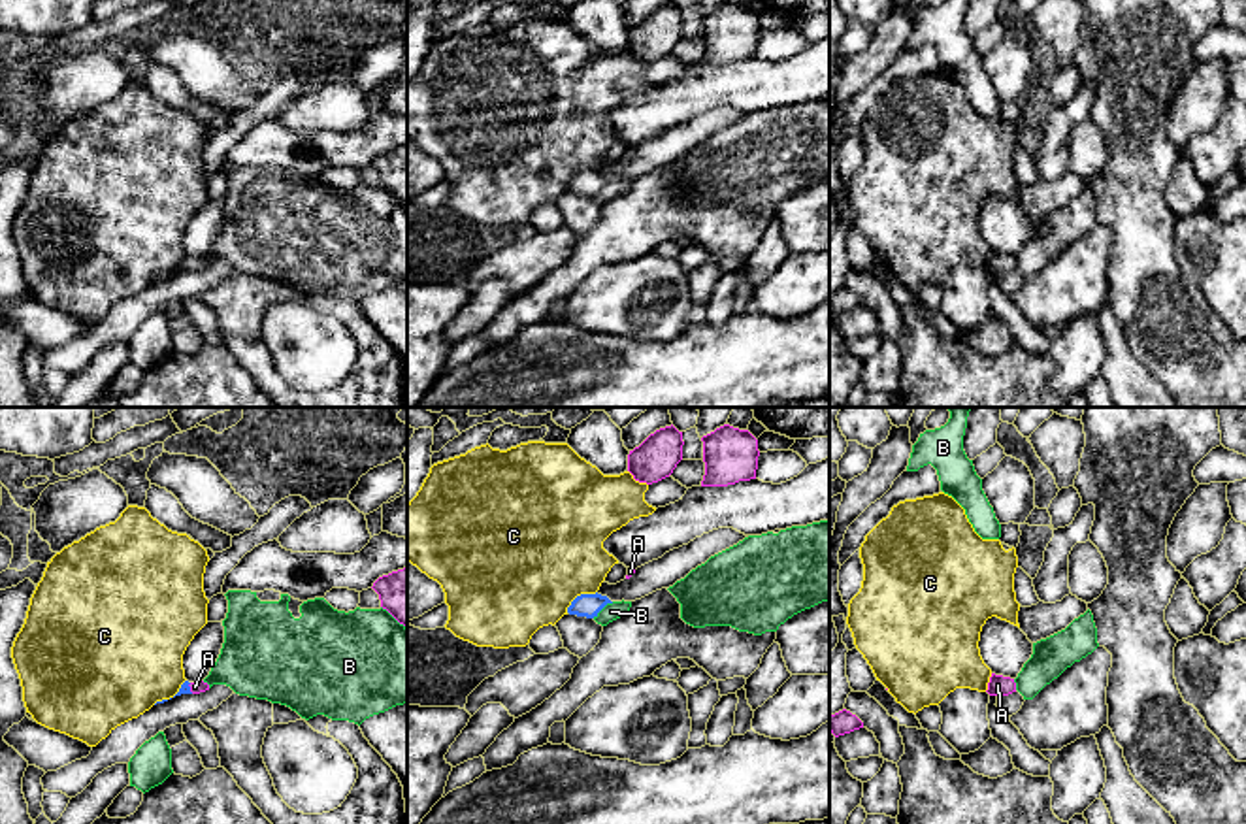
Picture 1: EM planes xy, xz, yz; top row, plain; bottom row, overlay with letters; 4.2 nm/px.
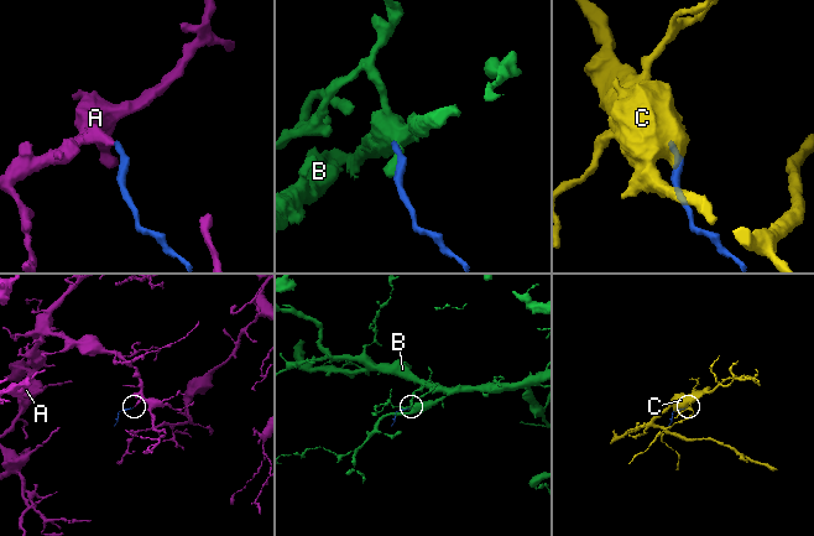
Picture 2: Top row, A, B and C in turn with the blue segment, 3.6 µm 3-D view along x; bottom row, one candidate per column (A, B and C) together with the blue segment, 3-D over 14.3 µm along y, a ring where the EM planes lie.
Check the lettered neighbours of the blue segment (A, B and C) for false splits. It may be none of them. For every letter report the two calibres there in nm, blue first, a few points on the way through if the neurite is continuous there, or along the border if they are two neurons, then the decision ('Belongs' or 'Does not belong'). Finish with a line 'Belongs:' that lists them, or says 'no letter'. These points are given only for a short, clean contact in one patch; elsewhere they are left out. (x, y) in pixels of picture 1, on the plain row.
A: Thickness 50 nm (blue) against 50 nm. Path across: xy (185, 266), (189, 266), (195, 264). Belongs
B: Thickness 100 nm (blue) against 80 nm. Boundary: xz (613, 180), (607, 180), (592, 195). Does not belong
C: Thickness 100 nm (blue) against 500 nm. Does not belong
Belongs: A

